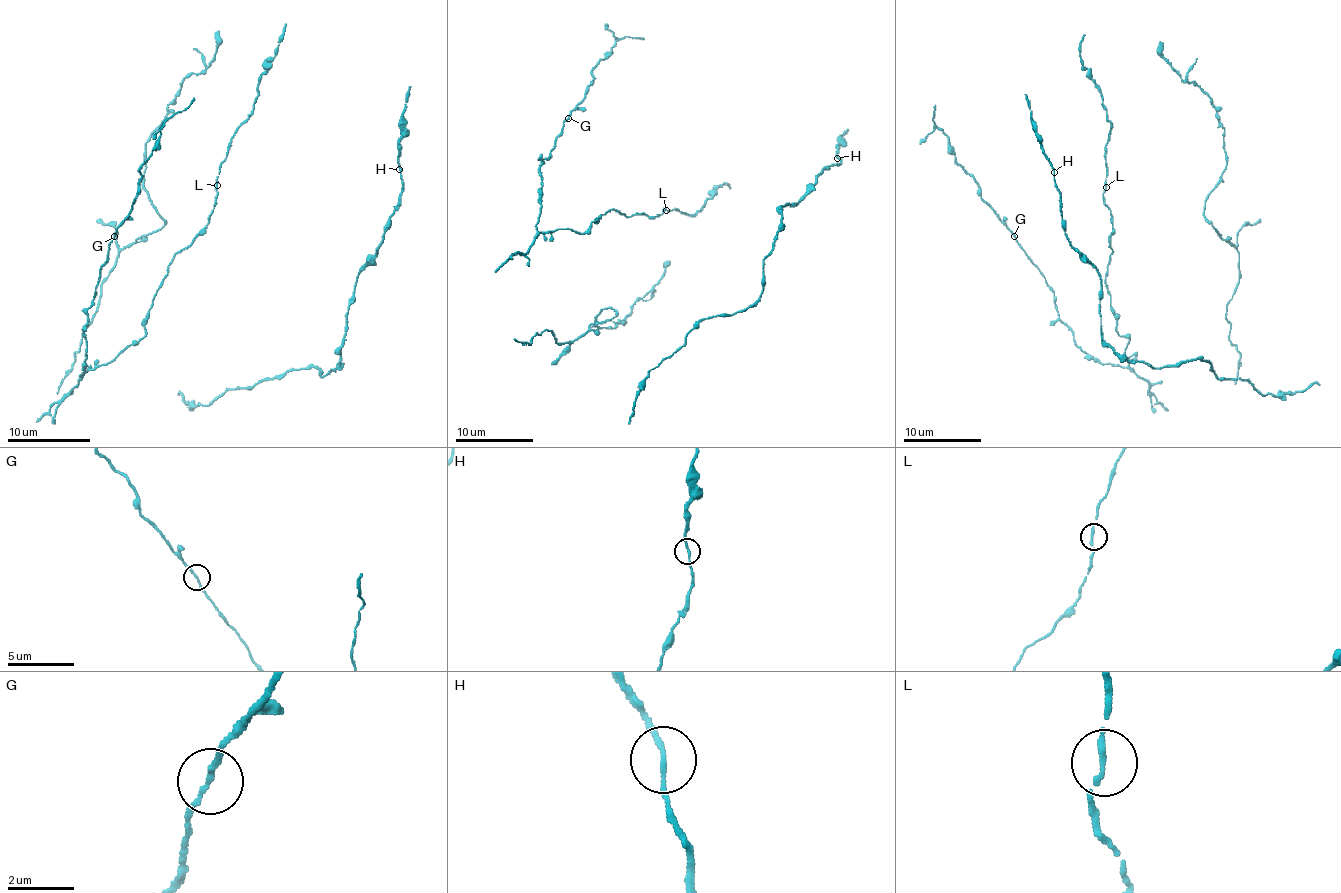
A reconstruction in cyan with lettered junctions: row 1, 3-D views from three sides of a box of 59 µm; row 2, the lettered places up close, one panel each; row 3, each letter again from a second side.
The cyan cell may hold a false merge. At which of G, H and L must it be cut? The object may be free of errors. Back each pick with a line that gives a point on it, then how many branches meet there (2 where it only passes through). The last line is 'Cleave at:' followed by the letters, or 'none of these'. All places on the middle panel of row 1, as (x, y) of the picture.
Cleave at: none of these

